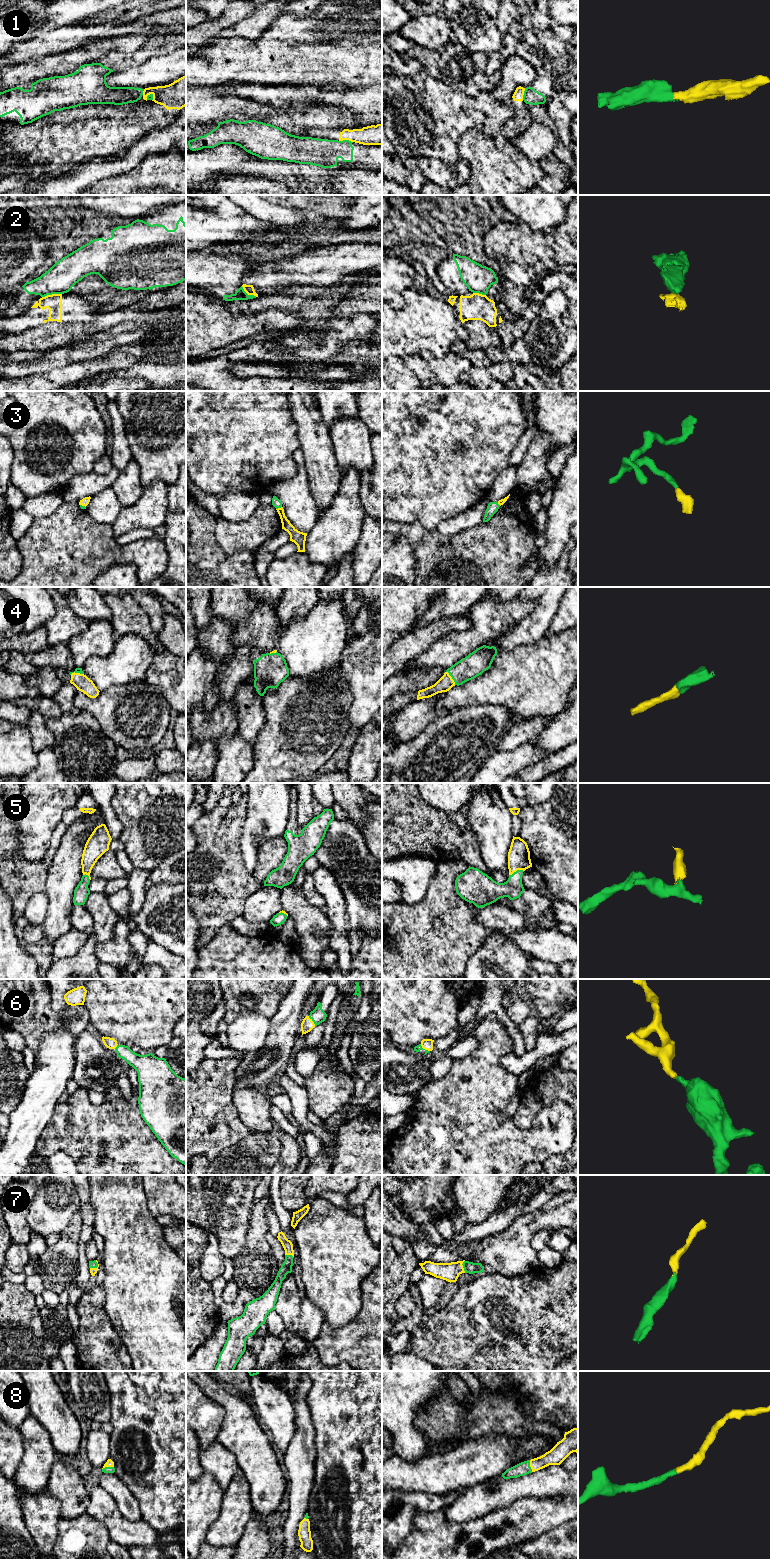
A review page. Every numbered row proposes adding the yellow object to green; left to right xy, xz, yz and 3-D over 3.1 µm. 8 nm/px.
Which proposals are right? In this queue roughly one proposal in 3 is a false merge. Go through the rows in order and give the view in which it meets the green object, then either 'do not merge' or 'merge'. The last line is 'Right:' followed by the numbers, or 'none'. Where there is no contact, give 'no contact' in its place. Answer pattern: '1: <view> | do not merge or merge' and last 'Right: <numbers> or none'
1: xz | do not merge
2: xy | do not merge
3: xz | merge
4: yz | merge
5: yz | merge
6: yz | merge
7: yz | merge
8: xy | merge
Right: 3, 4, 5, 6, 7, 8

